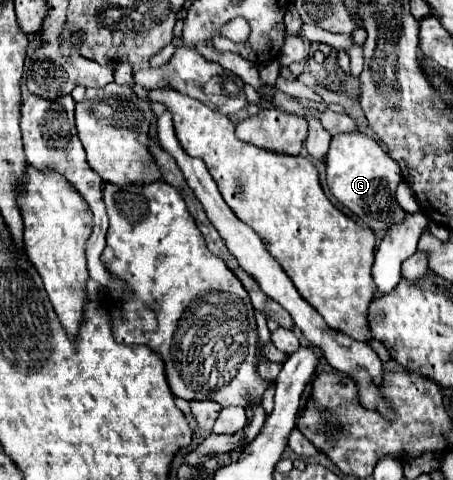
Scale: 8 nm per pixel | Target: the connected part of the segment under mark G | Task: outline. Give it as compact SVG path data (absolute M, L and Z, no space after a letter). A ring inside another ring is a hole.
M357 130L333 136L325 164L331 194L355 216L359 216L375 234L387 232L393 222L405 220L405 210L401 210L395 202L395 188L403 180L401 170L371 136Z

